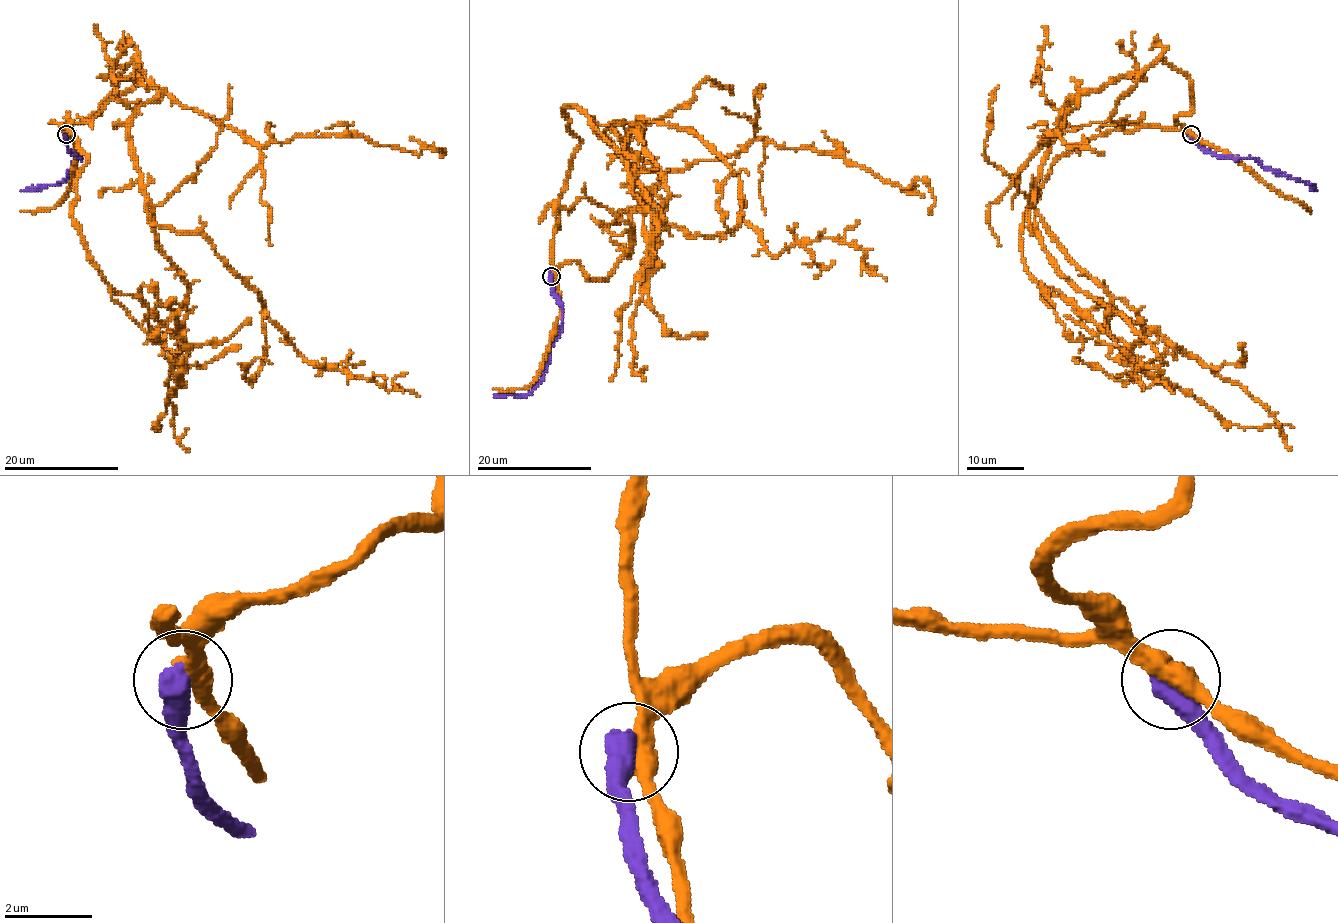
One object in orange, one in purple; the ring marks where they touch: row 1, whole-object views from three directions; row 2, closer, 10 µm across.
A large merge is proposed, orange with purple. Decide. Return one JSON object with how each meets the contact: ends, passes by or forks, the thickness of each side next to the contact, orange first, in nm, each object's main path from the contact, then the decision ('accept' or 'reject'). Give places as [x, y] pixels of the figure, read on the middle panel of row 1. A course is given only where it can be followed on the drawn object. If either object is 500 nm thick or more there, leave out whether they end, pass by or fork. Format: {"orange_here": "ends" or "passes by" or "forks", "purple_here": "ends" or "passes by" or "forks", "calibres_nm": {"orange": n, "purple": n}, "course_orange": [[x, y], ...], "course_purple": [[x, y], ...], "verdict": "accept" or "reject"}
{"calibres_nm": {"orange": 460, "purple": 600}, "course_orange": [[552, 275], [631, 243], [642, 117], [709, 145], [772, 256], [829, 237], [885, 278]], "course_purple": [[552, 275], [551, 287], [562, 308], [562, 332], [551, 347], [545, 372], [524, 395], [495, 396]], "verdict": "reject"}

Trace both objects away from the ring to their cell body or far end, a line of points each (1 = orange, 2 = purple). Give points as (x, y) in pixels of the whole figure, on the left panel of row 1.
1: (66, 134), (136, 58), (163, 90), (130, 121), (151, 219), (200, 232), (305, 359), (418, 396)
2: (66, 134), (67, 147), (81, 158), (72, 165), (69, 175), (61, 183), (22, 191)

